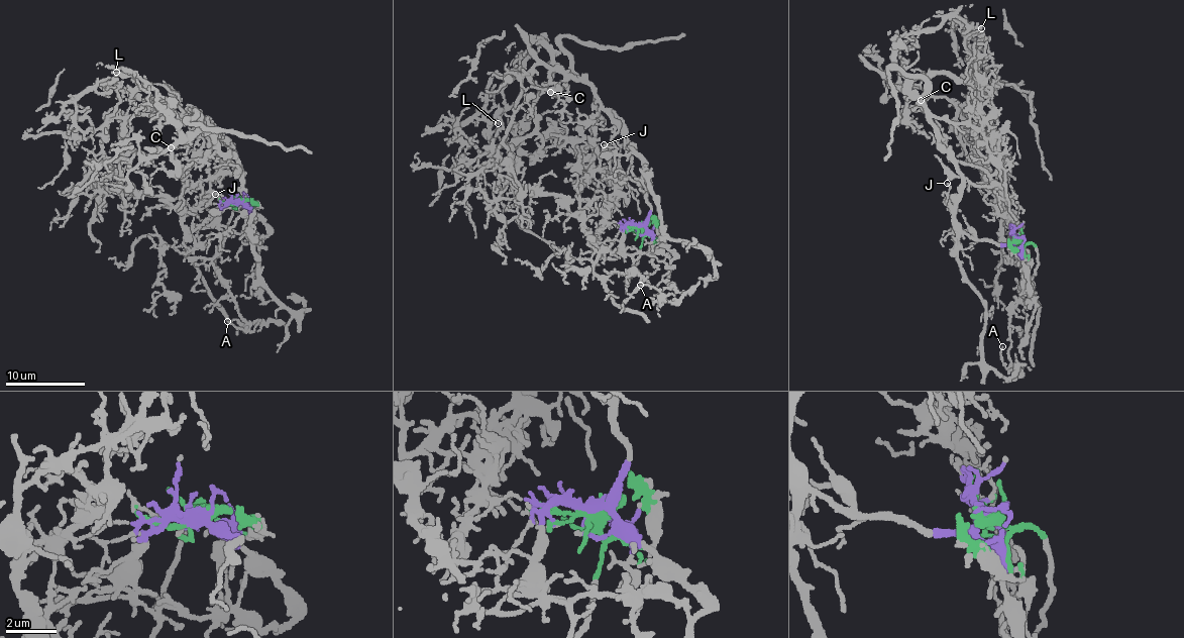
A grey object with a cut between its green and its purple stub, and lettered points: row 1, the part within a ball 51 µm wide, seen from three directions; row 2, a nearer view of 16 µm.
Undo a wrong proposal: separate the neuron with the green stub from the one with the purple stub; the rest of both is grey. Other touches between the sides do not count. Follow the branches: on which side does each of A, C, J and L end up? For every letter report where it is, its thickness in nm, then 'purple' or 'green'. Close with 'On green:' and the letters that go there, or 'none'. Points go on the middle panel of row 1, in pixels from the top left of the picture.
A: (640, 285) | 100 nm | green
C: (550, 92) | 120 nm | purple
J: (604, 144) | 130 nm | purple
L: (498, 123) | 150 nm | purple
On green: A

